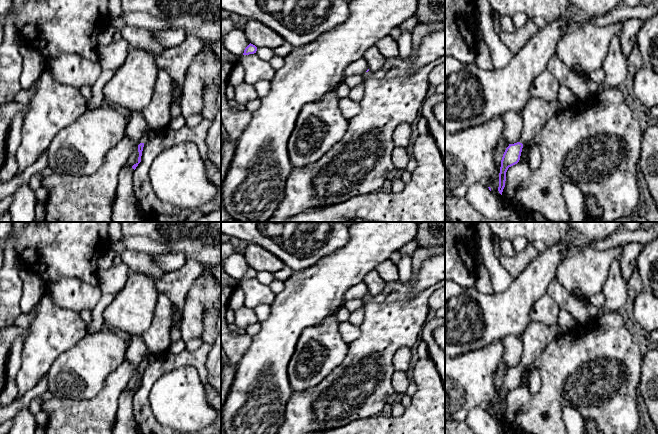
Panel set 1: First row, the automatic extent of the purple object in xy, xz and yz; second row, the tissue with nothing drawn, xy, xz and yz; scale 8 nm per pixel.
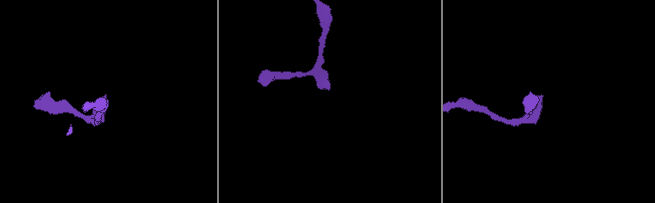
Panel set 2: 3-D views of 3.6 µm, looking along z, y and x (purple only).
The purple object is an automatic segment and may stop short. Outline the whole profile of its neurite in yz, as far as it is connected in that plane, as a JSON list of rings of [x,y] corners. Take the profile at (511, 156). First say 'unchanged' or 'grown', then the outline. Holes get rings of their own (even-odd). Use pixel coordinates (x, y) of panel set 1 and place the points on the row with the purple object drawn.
grown | [[[530,97],[521,111],[523,116],[523,130],[520,141],[514,144],[509,144],[501,160],[498,187],[498,191],[501,195],[505,187],[506,172],[509,167],[519,162],[523,144],[539,133],[547,121],[563,109],[564,107],[558,100],[546,101]]]

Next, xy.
grown | [[[151,130],[143,133],[143,135],[142,135],[141,143],[138,145],[138,152],[139,152],[138,162],[132,166],[132,168],[134,170],[136,169],[138,164],[141,162],[141,156],[142,156],[143,147],[144,147],[144,144],[149,140],[150,131]]]

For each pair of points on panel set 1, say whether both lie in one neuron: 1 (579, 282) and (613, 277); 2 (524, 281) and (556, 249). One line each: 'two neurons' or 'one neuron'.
1: two neurons
2: one neuron

